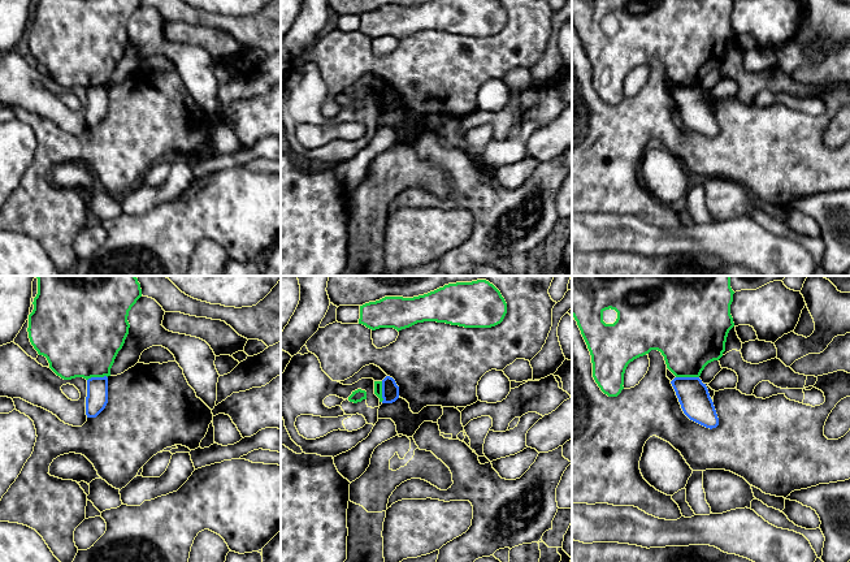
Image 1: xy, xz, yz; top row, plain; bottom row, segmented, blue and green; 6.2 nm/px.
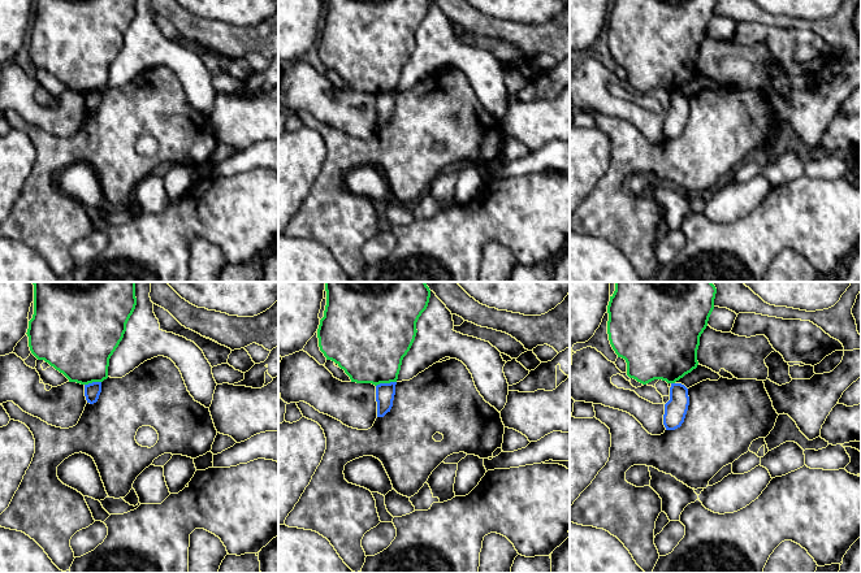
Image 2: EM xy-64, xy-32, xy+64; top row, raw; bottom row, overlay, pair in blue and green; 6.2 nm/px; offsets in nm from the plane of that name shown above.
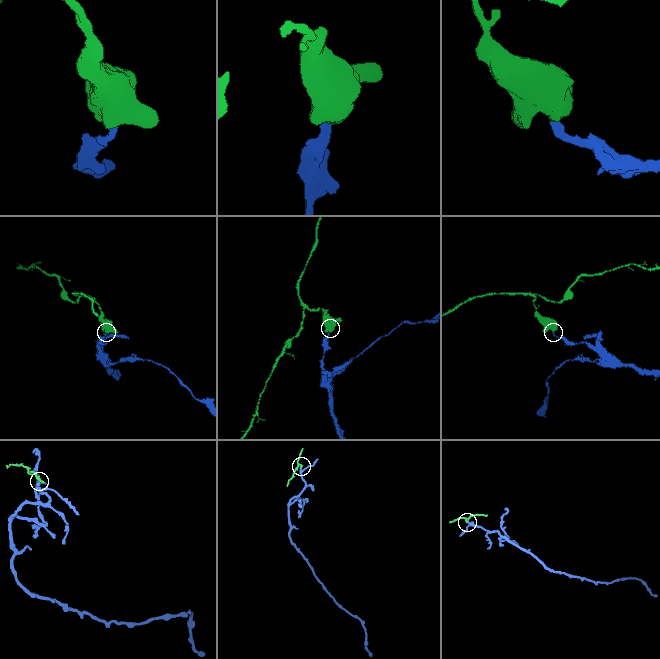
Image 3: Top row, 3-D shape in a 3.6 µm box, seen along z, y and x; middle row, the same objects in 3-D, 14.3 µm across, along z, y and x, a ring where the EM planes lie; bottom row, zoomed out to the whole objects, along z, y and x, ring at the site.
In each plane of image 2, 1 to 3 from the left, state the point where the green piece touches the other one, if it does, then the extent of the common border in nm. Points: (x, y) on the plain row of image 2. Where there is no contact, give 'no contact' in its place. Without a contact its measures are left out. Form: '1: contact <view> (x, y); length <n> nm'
1: contact xy-64 (92, 91); length 110 nm
2: contact xy-32 (385, 92); length 130 nm
3: contact xy+64 (673, 92); length 30 nm

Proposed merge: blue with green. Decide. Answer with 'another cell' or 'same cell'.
another cell

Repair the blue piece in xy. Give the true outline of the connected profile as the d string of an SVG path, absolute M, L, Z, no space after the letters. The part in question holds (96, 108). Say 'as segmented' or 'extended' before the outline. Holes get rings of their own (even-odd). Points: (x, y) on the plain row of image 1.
as segmented; M91 86L87 88L86 124L96 126L108 112L108 86Z

